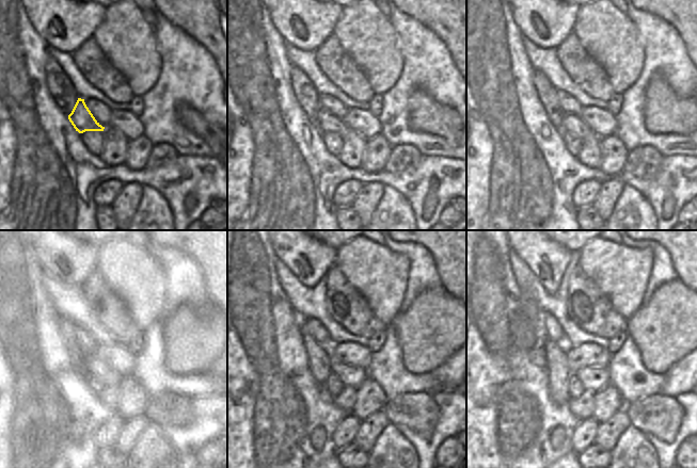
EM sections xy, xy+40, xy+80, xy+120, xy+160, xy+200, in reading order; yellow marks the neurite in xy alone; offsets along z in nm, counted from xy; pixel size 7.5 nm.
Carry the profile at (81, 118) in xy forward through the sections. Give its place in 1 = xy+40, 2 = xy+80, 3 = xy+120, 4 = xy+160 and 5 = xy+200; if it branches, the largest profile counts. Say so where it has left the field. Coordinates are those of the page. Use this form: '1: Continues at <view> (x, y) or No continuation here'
1: Continues at xy+40 (327, 123)
2: Continues at xy+80 (571, 124)
3: Continues at xy+120 (108, 375)
4: Continues at xy+160 (350, 376)
5: Continues at xy+200 (593, 378).

